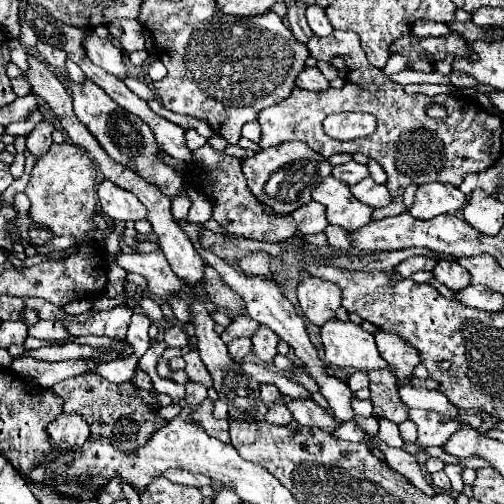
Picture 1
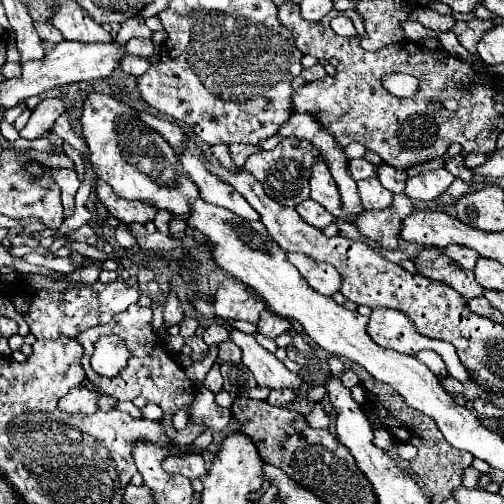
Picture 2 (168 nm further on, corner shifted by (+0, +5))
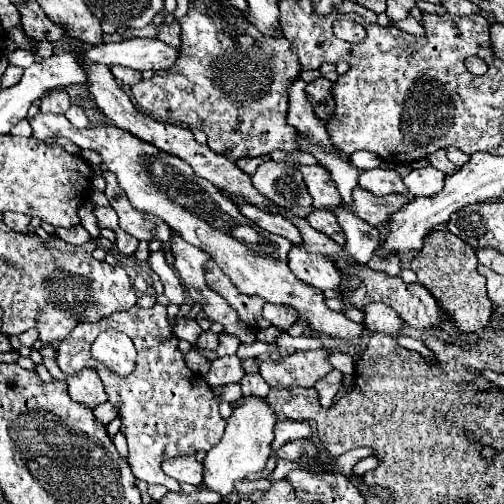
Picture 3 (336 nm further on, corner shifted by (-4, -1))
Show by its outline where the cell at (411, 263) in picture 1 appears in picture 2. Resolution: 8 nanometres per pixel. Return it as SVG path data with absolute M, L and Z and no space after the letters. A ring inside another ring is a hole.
M448 245L448 247L442 249L442 253L444 253L450 261L454 261L456 265L460 265L460 267L464 267L464 269L474 269L476 259L480 257L480 255L476 255L472 249L462 247L462 245Z

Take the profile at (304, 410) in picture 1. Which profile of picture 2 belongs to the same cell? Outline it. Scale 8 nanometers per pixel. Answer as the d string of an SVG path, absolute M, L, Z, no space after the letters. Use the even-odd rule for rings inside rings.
M232 331L230 339L242 349L242 363L254 373L258 385L268 389L290 389L294 393L300 393L304 379L288 371L284 363L278 361L272 353L268 353L262 345L258 345L252 335Z

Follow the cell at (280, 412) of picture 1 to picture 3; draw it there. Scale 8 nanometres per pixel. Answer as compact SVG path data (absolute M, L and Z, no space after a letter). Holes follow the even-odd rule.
M298 351L284 357L280 363L268 359L260 363L260 375L270 387L314 387L314 383L332 371L328 363L330 351Z

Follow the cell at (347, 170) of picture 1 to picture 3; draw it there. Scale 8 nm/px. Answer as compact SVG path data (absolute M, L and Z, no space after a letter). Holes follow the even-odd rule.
M368 169L360 173L360 187L374 195L390 195L390 193L408 193L402 177L396 169Z

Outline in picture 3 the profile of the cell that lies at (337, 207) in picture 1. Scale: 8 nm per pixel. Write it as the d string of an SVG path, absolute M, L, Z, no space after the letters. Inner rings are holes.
M300 165L298 169L304 175L306 187L314 199L316 209L332 209L342 203L342 197L336 191L336 183L322 165Z

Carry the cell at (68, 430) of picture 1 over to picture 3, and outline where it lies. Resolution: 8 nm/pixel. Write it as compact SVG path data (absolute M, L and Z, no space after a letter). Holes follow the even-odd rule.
M46 359L44 365L48 367L48 371L56 377L56 379L62 379L66 381L68 385L68 395L78 401L78 403L84 403L86 407L96 407L100 403L106 403L106 391L104 391L104 385L98 377L98 371L94 367L86 367L74 375L64 375L54 359Z

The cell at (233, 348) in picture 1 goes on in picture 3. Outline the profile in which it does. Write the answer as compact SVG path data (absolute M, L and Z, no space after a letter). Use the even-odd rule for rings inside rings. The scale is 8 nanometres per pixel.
M228 355L212 361L212 367L206 375L206 383L210 387L216 387L216 385L238 383L242 377L244 377L244 369L240 365L240 359L236 355Z

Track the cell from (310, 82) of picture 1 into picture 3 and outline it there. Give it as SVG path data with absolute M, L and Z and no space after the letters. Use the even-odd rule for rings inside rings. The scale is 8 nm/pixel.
M318 77L316 81L312 81L310 85L306 85L306 95L308 101L312 103L316 117L324 123L330 121L330 117L334 115L334 97L332 97L332 81Z

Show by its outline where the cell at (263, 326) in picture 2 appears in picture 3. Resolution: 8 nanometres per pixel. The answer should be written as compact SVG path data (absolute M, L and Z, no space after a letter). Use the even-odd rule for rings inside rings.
M264 303L264 319L268 319L274 327L286 331L298 319L298 311L288 307L288 305Z

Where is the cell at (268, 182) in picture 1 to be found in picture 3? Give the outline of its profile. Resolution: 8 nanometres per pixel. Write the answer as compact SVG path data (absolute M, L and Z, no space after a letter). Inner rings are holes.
M264 161L260 163L258 171L252 175L254 187L274 201L280 207L294 207L294 205L312 205L312 197L306 189L306 183L298 169L290 163L276 163Z

